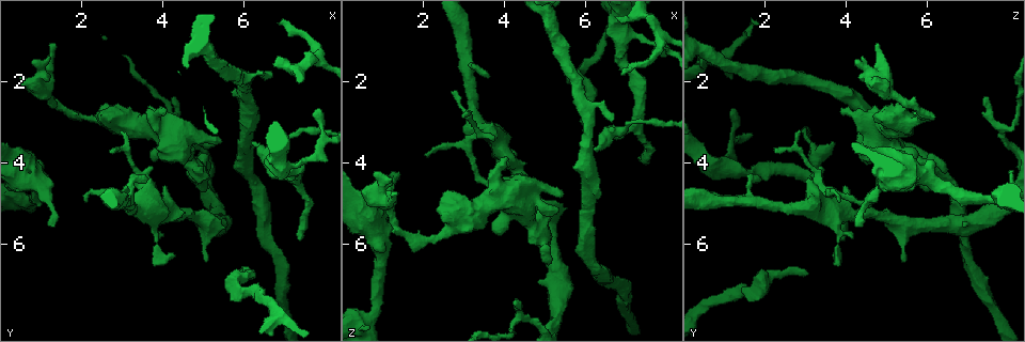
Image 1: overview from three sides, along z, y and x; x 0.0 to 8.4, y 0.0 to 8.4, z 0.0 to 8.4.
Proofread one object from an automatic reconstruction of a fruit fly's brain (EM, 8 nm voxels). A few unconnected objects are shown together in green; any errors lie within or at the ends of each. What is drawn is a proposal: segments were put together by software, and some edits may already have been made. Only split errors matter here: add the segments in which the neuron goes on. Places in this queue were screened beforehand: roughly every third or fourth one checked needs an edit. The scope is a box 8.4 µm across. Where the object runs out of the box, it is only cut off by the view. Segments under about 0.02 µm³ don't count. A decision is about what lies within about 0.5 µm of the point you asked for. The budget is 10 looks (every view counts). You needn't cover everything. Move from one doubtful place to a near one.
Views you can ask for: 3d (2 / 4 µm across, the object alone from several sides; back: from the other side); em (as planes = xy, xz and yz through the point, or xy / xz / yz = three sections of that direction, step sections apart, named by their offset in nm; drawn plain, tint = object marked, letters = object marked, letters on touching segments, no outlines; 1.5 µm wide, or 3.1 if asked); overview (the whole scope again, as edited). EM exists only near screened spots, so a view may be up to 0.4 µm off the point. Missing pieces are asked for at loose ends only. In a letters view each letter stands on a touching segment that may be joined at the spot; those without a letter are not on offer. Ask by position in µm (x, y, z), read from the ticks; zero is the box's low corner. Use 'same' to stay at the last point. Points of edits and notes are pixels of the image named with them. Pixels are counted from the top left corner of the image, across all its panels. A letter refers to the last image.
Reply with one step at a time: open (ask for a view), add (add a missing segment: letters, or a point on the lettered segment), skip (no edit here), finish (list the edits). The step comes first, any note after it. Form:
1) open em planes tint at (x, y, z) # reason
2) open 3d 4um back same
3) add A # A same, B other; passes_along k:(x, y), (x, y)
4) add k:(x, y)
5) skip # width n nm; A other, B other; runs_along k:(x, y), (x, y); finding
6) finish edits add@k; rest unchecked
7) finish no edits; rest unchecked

open em planes letters at (1.35, 1.10, 4.75)

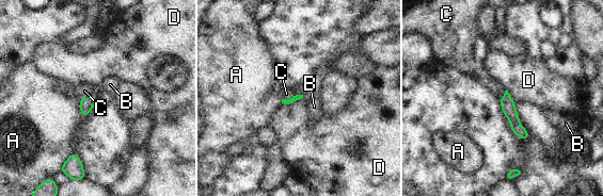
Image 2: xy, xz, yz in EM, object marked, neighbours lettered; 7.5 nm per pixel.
add C # longest_contact D 170 nm; A other, B other, C same, D other; the neuron continues

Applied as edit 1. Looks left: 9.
open em xy step 8 letters at (6.65, 1.70, 3.00)

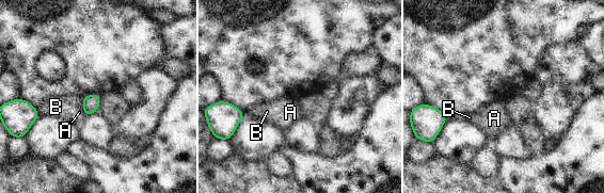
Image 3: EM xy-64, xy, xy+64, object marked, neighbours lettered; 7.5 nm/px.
skip # longest_contact B 80 nm; A other, B other; border 3:(81, 98), (82, 108); none of them fits

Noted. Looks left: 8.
open 3d 4um at (2.75, 3.75, 2.25) # free end

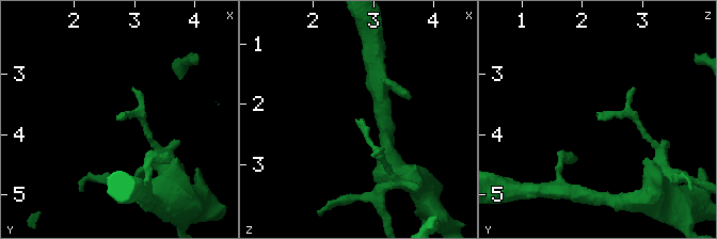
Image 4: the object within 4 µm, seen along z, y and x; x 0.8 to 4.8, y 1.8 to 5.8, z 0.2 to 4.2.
open em planes letters at (2.75, 3.75, 2.25)

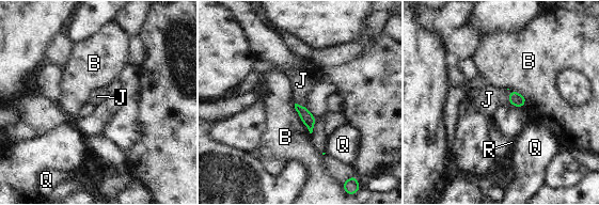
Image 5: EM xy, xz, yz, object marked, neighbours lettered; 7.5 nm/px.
add J # B other, J same, Q other, R other; passes_along 5:(515, 98), (509, 96), (487, 99); the neuron continues

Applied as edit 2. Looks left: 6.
open overview

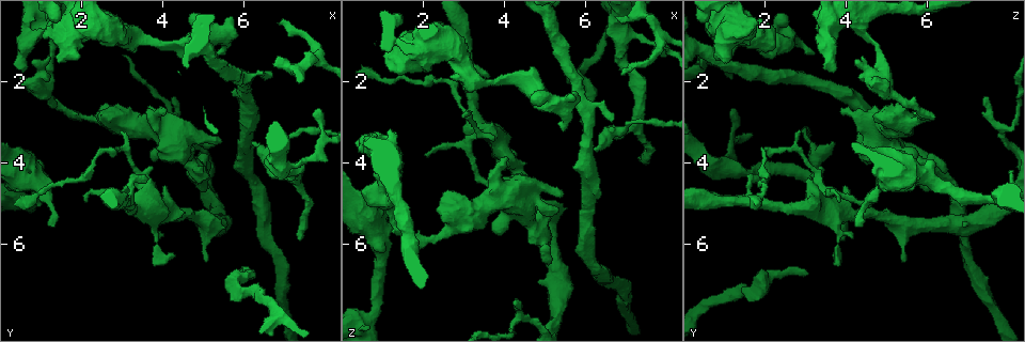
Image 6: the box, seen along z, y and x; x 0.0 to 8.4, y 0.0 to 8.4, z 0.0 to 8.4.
open em xz step 4 tint at (5.95, 6.75, 3.10) # branch stops here

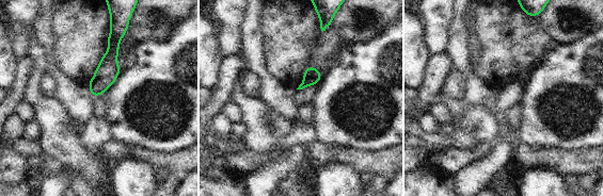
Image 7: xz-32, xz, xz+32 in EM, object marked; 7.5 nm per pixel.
open em yz step 4 letters same

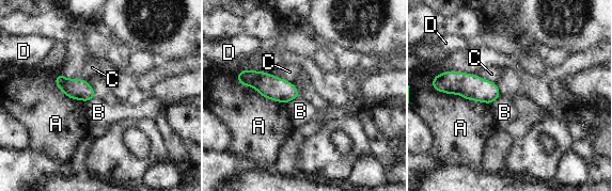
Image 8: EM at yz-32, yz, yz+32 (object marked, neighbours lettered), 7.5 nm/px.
skip # longest_contact A 400 nm; A other, B other, C other, D other; border 8:(299, 95), (286, 104); none of them fits

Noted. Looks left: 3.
finish edits add@2, add@5; rest unchecked

